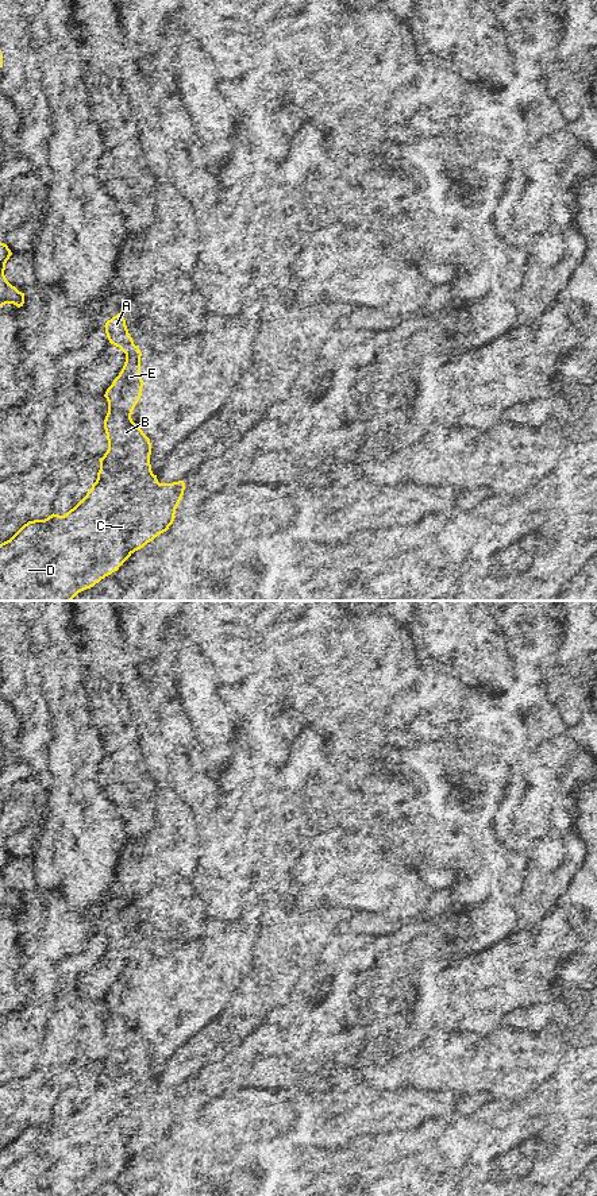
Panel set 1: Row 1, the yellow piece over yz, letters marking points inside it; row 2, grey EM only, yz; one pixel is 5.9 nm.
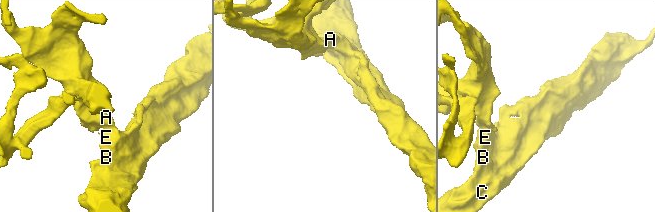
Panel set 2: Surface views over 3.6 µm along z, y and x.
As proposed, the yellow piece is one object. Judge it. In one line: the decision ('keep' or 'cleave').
keep

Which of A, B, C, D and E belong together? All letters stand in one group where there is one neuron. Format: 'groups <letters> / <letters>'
groups A B C D E

